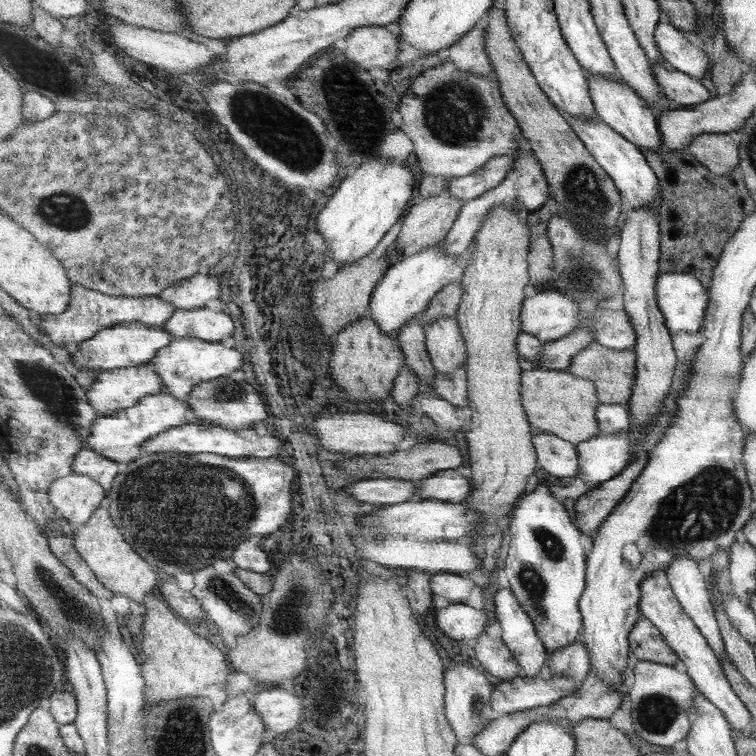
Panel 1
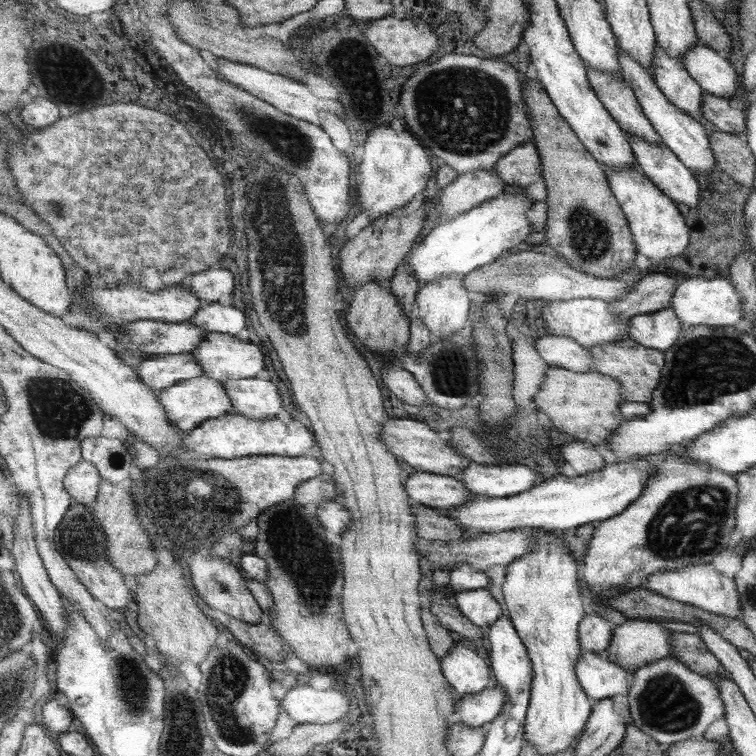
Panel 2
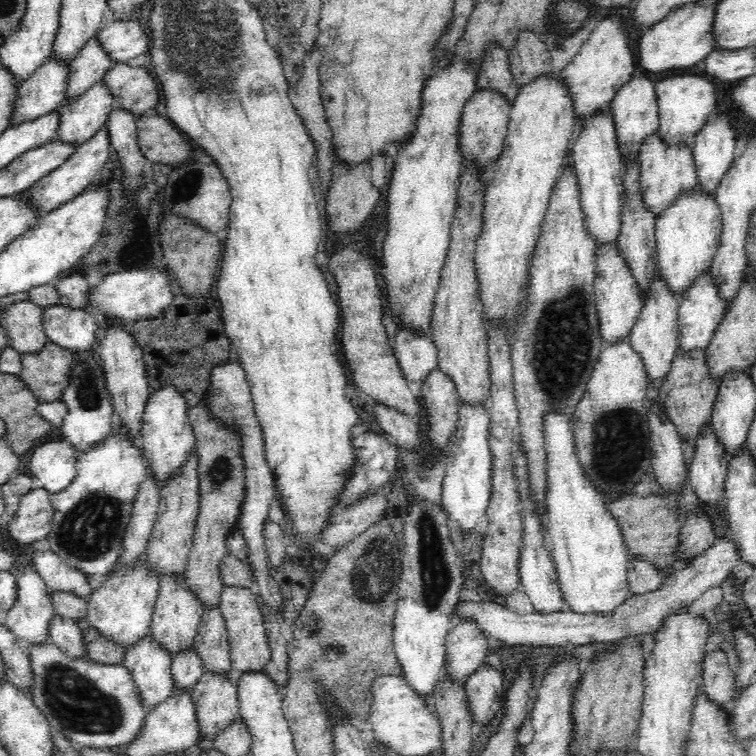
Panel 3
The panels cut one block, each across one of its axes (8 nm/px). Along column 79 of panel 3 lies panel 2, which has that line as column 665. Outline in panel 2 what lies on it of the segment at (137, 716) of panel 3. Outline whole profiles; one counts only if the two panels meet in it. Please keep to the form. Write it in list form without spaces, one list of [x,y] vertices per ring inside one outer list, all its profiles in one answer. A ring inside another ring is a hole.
[[[668,657],[636,670],[628,693],[632,724],[664,747],[685,740],[703,738],[707,728],[726,716],[725,701],[718,682]]]

